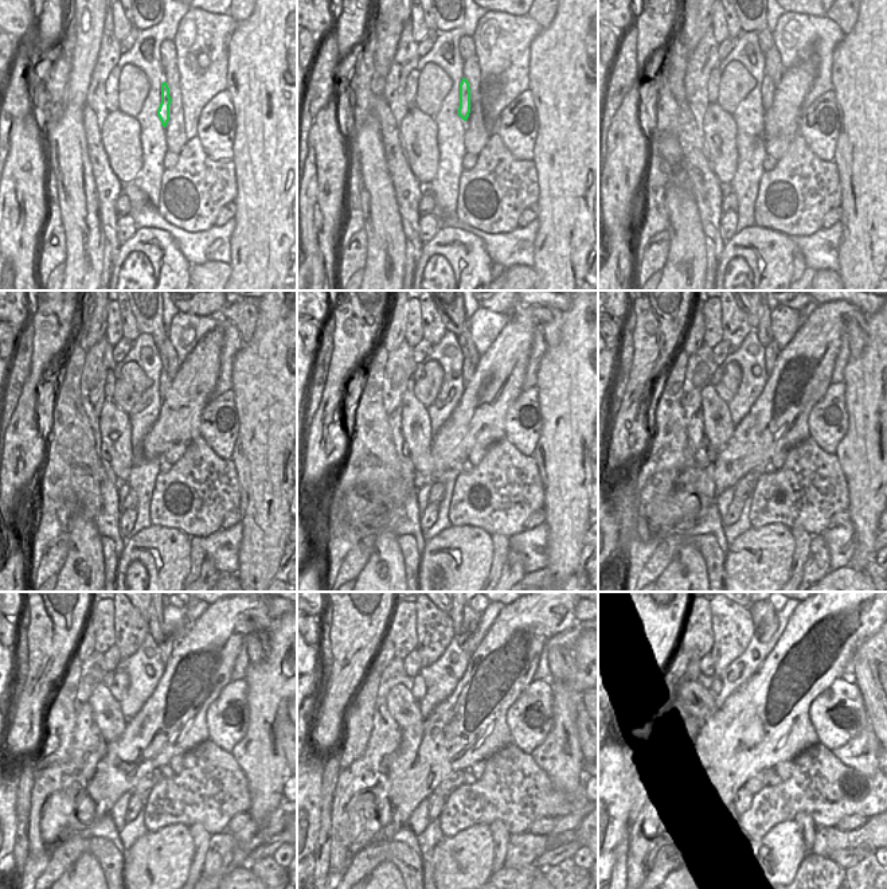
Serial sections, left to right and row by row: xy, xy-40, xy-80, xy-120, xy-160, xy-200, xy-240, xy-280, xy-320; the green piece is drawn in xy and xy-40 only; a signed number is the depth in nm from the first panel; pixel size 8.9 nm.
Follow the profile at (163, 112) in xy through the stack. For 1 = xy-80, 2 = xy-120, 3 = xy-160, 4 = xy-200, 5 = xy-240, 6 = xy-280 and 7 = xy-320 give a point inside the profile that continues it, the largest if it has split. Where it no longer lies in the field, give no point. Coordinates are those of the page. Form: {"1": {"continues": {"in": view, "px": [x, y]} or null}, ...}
{"1": {"continues": {"in": "xy-80", "px": [768, 88]}}, "2": {"continues": {"in": "xy-120", "px": [165, 381]}}, "3": {"continues": {"in": "xy-160", "px": [469, 365]}}, "4": {"continues": {"in": "xy-200", "px": [772, 350]}}, "5": {"continues": {"in": "xy-240", "px": [165, 647]}}, "6": {"continues": {"in": "xy-280", "px": [464, 639]}}, "7": {"continues": {"in": "xy-320", "px": [764, 632]}}}

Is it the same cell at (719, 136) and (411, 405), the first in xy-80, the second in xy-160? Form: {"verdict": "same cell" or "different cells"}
{"verdict": "same cell"}

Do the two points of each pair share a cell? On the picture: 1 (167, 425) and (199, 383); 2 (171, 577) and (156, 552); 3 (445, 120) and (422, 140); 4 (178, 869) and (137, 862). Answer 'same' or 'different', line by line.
1: same
2: same
3: different
4: same

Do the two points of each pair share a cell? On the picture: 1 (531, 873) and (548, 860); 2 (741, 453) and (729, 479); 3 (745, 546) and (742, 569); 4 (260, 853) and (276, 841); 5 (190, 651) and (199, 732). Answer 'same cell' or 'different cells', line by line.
1: different cells
2: same cell
3: same cell
4: same cell
5: same cell

